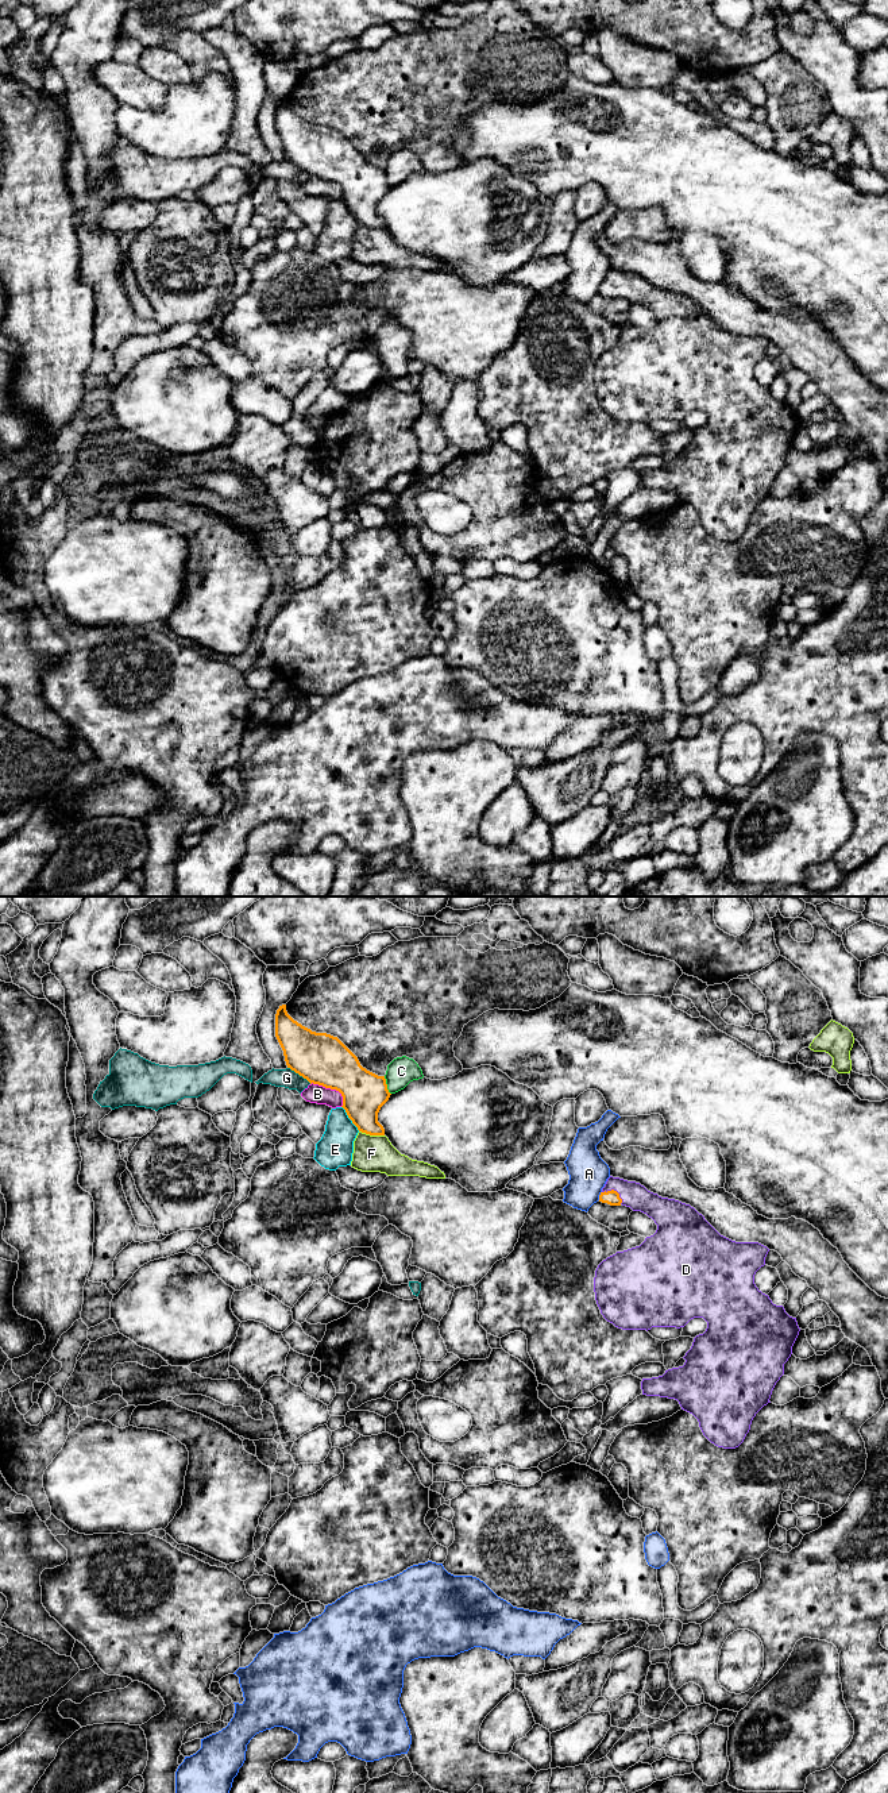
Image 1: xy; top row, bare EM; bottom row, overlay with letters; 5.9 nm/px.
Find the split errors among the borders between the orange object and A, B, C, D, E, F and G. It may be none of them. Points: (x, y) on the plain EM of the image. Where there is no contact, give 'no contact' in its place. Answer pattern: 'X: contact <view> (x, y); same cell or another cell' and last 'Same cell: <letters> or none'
A: contact xy (599, 288); another cell
B: contact xy (331, 181); another cell
C: contact xy (386, 178); another cell
D: contact xy (613, 282); same cell
E: contact xy (348, 209); another cell
F: contact xy (371, 227); another cell
G: contact xy (300, 168); another cell
Same cell: D

